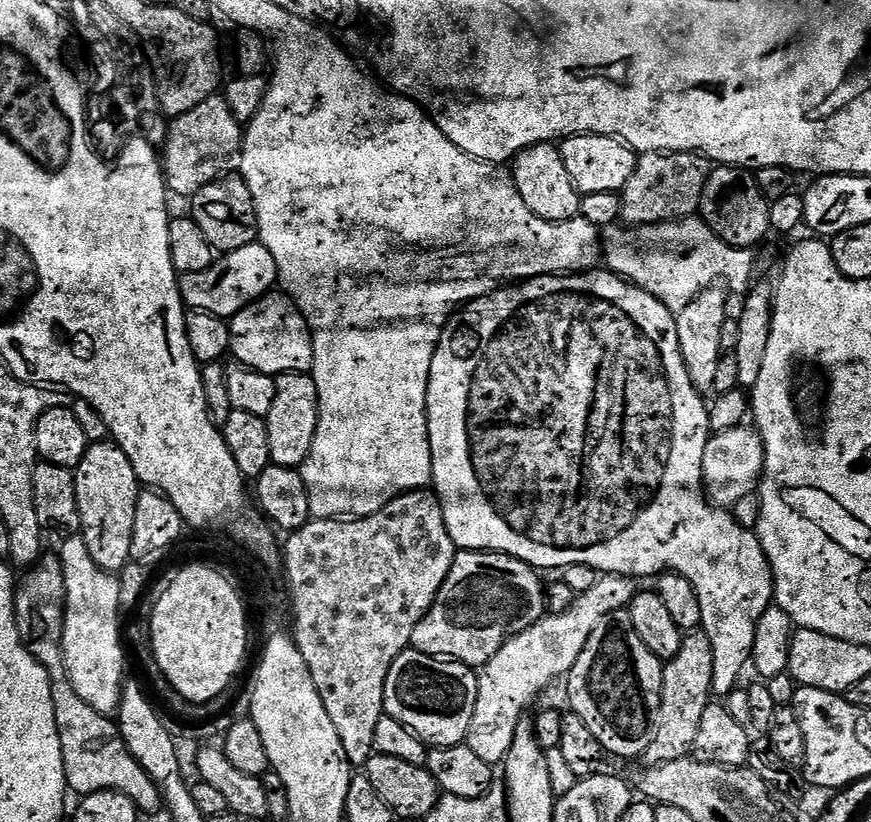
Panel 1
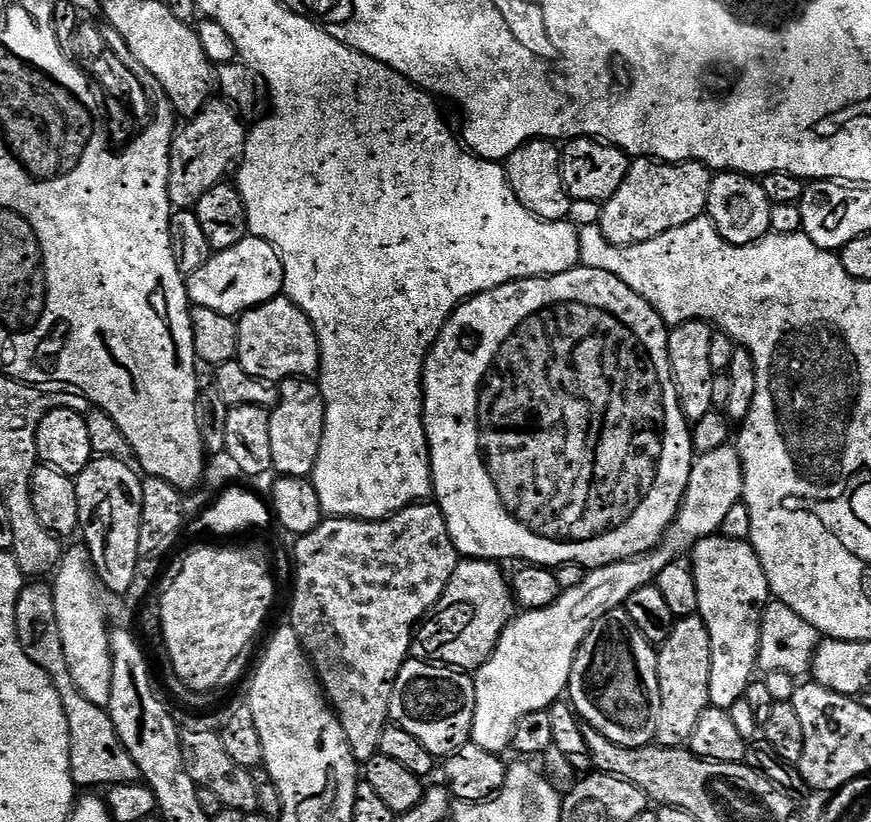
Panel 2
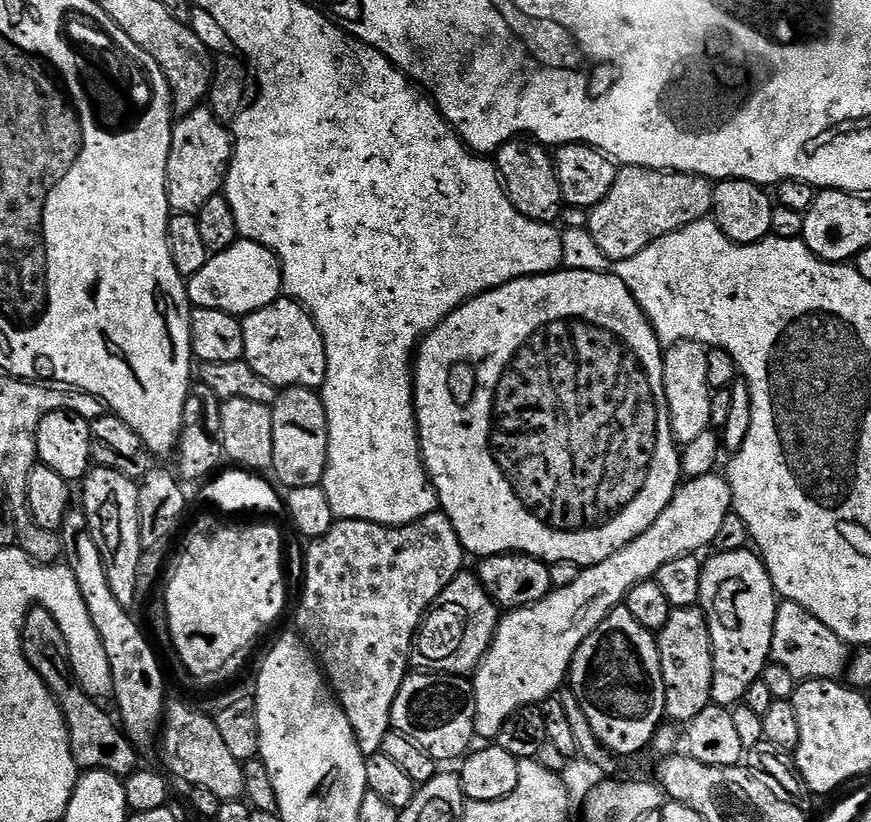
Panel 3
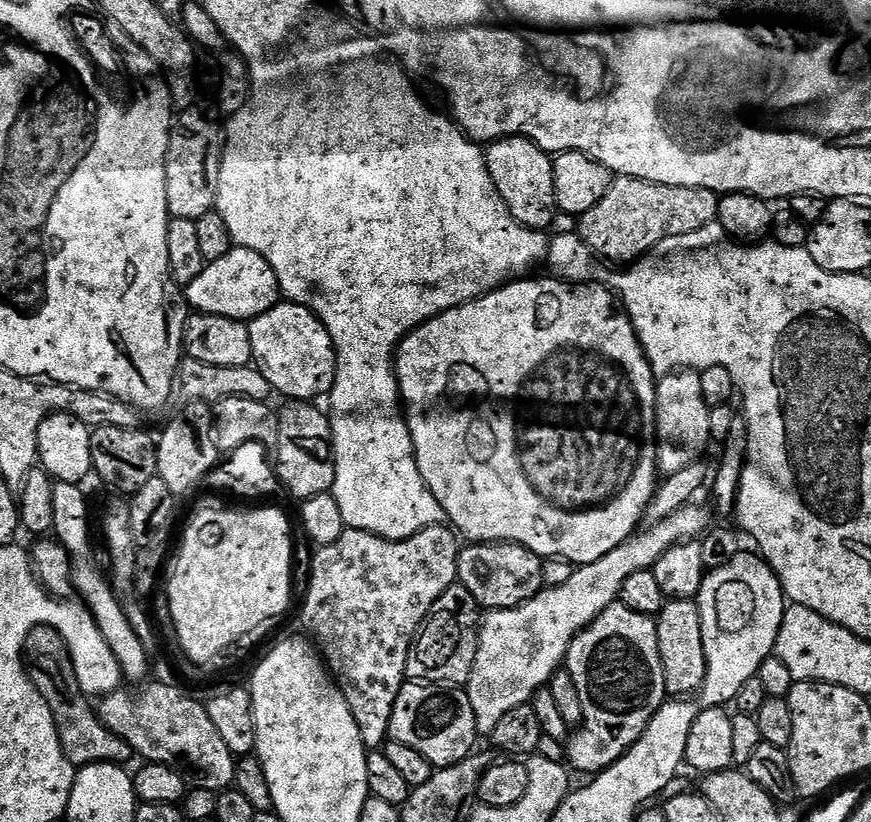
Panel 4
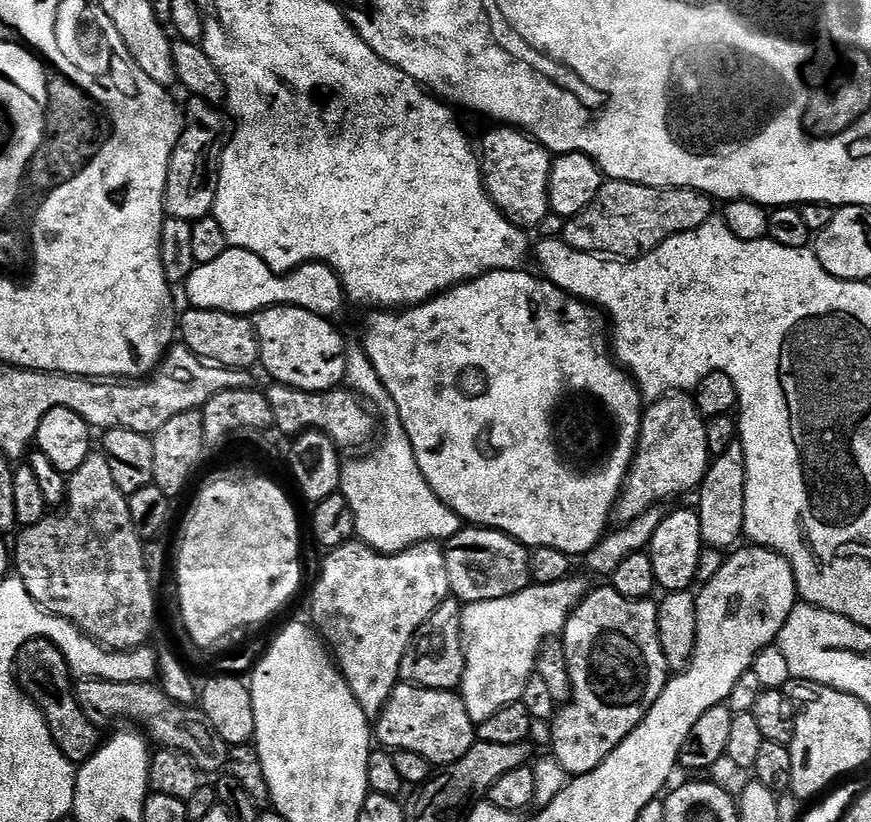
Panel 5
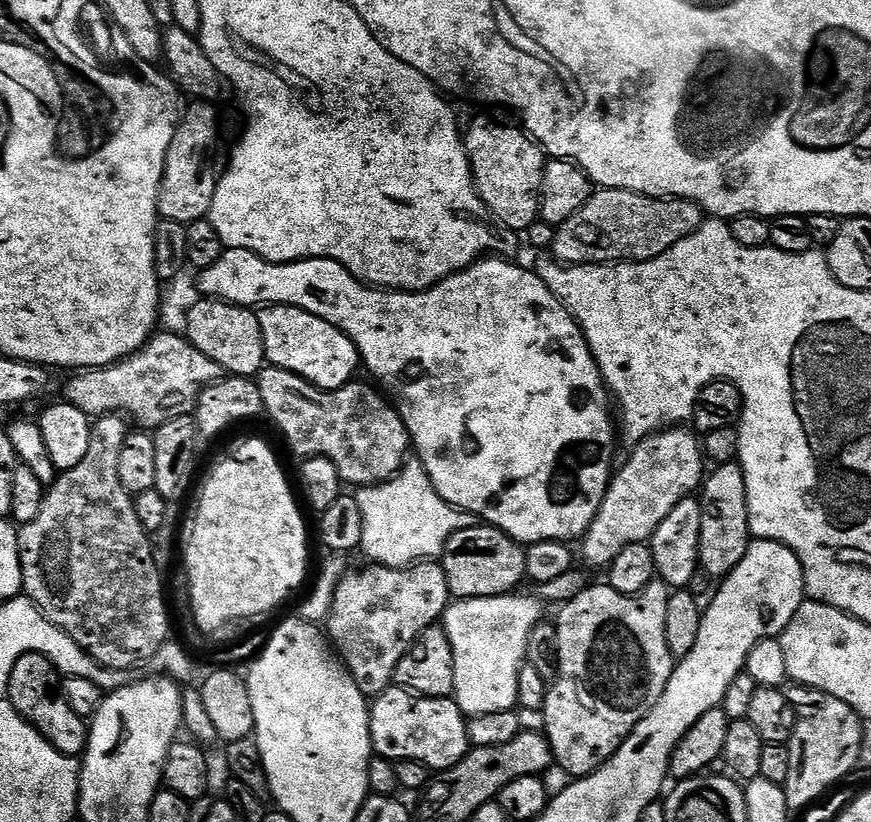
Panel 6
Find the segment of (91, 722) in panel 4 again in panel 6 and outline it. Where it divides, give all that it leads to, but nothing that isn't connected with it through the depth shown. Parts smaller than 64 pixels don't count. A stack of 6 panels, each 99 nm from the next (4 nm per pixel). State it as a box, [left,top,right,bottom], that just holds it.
[8,652,88,757]

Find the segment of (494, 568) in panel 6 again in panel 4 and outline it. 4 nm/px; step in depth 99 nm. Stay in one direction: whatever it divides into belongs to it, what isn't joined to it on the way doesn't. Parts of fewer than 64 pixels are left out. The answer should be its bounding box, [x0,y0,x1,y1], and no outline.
[456,542,545,609]

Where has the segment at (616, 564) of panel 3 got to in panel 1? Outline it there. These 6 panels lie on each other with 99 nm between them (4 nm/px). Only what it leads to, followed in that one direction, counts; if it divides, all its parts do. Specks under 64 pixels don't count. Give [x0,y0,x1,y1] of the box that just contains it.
[466,426,764,766]

